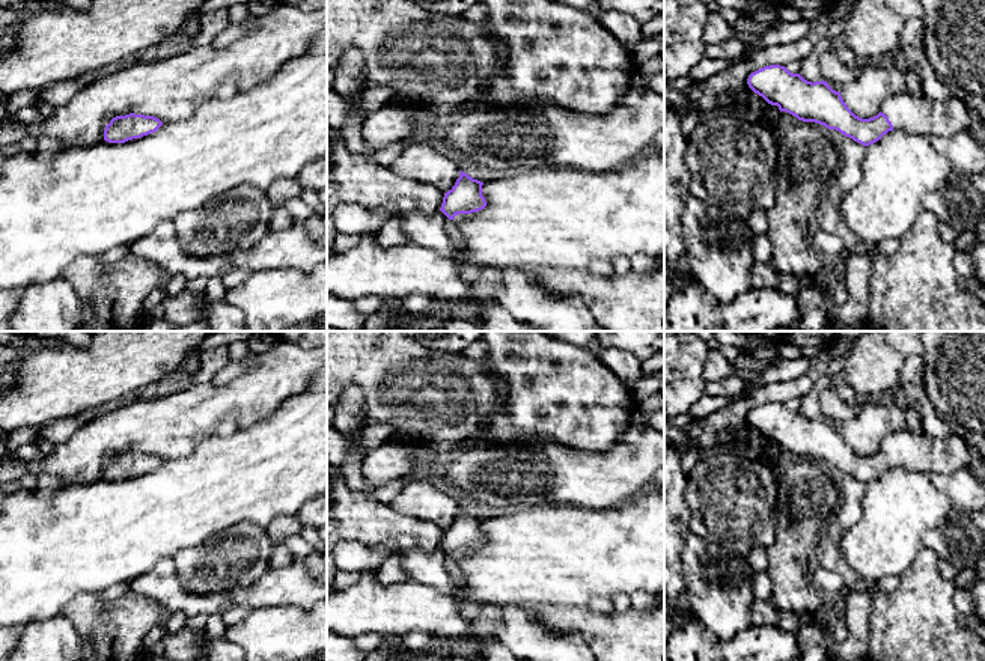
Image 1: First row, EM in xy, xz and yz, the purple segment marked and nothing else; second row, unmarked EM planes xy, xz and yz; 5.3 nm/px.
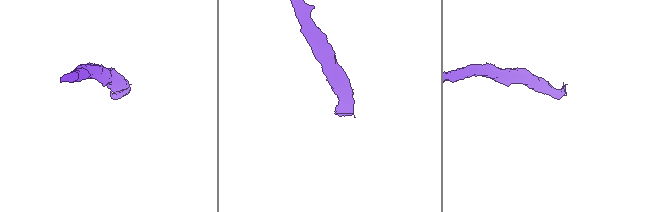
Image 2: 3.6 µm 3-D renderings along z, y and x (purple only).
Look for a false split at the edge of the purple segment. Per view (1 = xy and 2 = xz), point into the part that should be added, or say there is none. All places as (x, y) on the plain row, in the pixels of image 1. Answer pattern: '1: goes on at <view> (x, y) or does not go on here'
1: does not go on here
2: does not go on here

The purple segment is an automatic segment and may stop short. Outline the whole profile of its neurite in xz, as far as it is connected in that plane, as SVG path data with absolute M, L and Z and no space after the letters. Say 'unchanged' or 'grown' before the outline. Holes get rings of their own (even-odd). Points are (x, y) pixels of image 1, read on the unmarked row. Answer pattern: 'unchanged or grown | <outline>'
unchanged | M459 507L459 515L455 522L444 530L440 548L449 557L453 557L458 551L471 551L483 547L486 539L482 533L482 522L483 519Z

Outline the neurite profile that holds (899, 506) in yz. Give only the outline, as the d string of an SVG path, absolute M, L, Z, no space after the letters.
M889 468L878 479L866 483L861 516L846 530L840 553L863 580L877 583L887 577L901 578L923 547L922 535L935 528L946 516L953 516L952 503L934 485L929 473Z

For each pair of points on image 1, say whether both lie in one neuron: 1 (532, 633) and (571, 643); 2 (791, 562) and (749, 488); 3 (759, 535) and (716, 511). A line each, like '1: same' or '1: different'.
1: same
2: different
3: same

